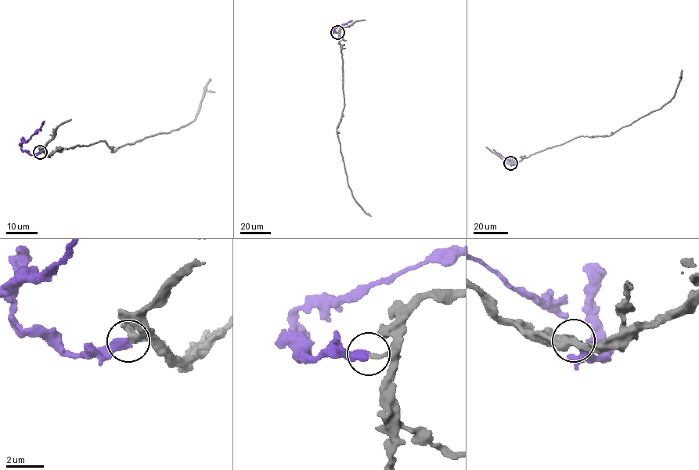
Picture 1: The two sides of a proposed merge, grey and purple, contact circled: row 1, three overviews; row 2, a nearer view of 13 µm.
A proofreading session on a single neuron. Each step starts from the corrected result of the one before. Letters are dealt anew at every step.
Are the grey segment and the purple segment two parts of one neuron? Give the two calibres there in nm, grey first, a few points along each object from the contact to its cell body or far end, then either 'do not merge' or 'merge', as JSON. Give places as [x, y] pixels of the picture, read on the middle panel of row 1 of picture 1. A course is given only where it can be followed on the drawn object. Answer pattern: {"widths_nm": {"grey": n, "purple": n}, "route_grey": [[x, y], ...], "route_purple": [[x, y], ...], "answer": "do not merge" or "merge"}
{"widths_nm": {"grey": 200, "purple": 420}, "route_grey": [[337, 32], [344, 102], [336, 131], [352, 196], [370, 216]], "route_purple": [[337, 32], [331, 30], [352, 20]], "answer": "merge"}

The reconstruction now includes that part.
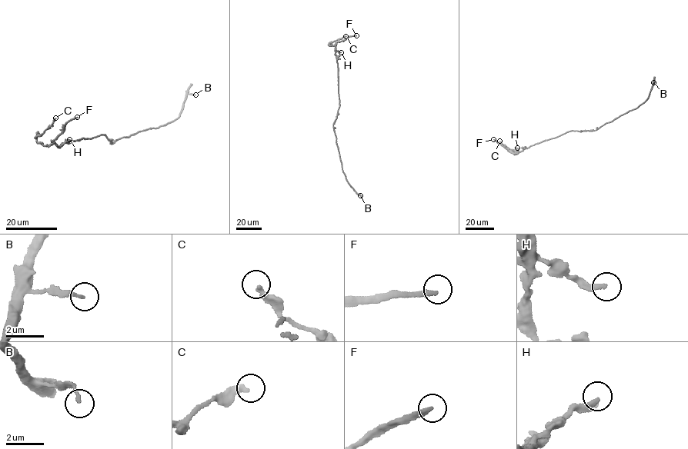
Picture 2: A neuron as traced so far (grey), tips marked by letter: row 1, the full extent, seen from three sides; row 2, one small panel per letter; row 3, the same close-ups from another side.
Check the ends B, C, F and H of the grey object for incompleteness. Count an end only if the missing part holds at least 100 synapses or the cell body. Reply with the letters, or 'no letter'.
F

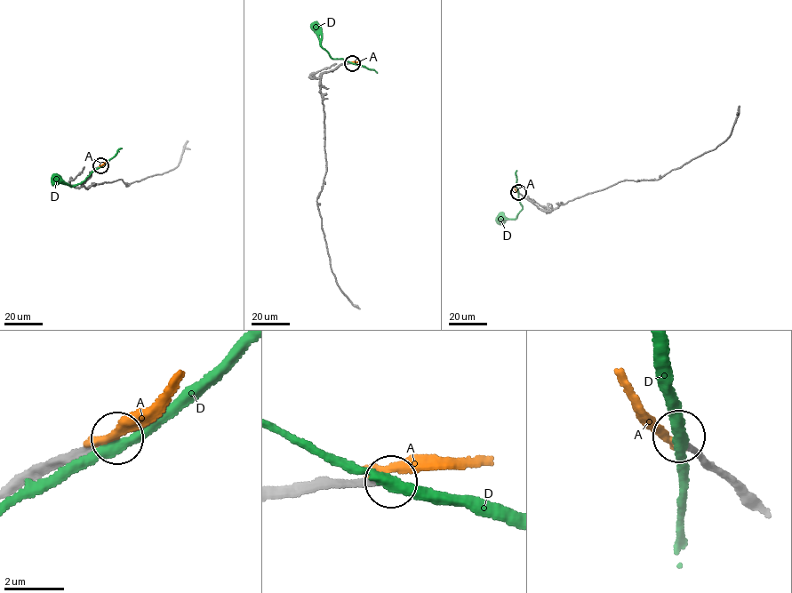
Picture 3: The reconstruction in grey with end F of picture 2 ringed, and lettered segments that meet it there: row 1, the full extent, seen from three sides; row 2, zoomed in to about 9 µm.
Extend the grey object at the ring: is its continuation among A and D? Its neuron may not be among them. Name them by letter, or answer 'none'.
none

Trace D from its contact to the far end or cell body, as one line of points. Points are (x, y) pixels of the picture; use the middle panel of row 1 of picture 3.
D: (351, 63), (331, 57), (320, 44), (316, 28)

